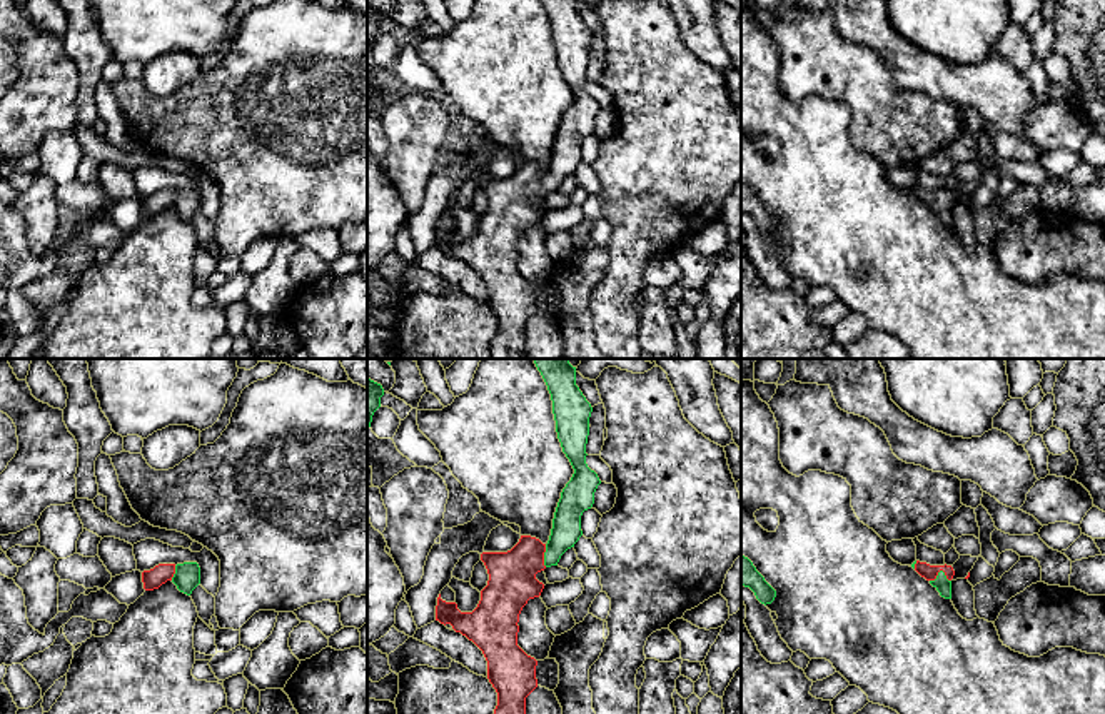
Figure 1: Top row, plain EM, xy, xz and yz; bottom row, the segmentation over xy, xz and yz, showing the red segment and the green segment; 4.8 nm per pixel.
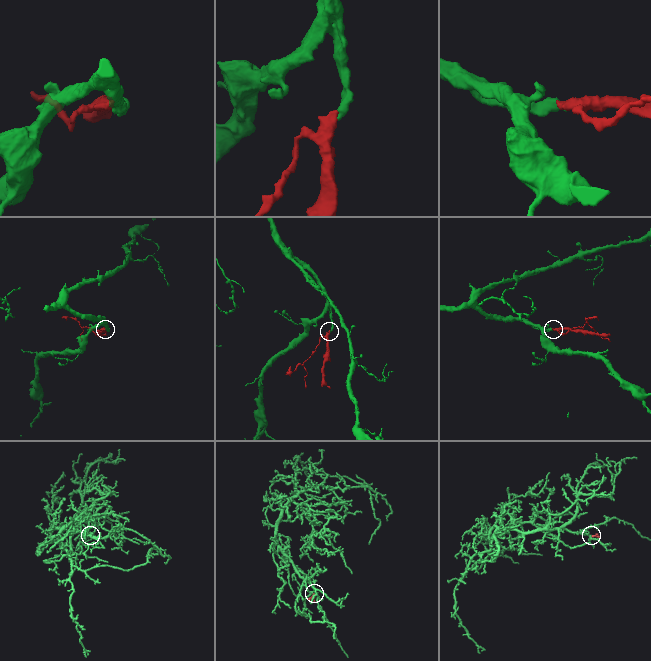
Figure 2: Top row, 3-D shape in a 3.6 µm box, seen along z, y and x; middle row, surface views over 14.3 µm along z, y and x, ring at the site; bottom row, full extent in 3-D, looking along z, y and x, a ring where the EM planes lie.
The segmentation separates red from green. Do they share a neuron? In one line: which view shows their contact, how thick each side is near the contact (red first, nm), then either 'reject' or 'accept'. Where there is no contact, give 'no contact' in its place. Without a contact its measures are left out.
yz | 70/80 nm | accept

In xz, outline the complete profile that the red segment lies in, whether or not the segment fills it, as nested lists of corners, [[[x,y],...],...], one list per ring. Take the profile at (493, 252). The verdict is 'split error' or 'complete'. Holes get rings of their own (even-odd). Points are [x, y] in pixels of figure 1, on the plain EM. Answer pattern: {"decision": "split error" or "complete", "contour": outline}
{"decision": "split error", "contour": [[[576,0],[541,2],[551,20],[558,65],[574,95],[571,107],[561,118],[549,167],[542,170],[536,163],[521,162],[519,168],[507,178],[482,178],[481,187],[487,195],[489,207],[481,217],[481,227],[472,239],[461,239],[456,229],[442,227],[441,220],[436,232],[436,247],[444,252],[451,250],[456,259],[472,267],[487,287],[487,305],[497,319],[497,332],[491,344],[492,359],[527,359],[526,324],[537,314],[537,287],[517,272],[519,240],[527,227],[539,224],[544,215],[544,210],[536,205],[536,200],[546,194],[558,192],[561,182],[574,173],[583,162],[581,142],[593,133],[594,118],[601,110],[598,100],[586,90],[586,70],[593,33],[576,12]]]}

